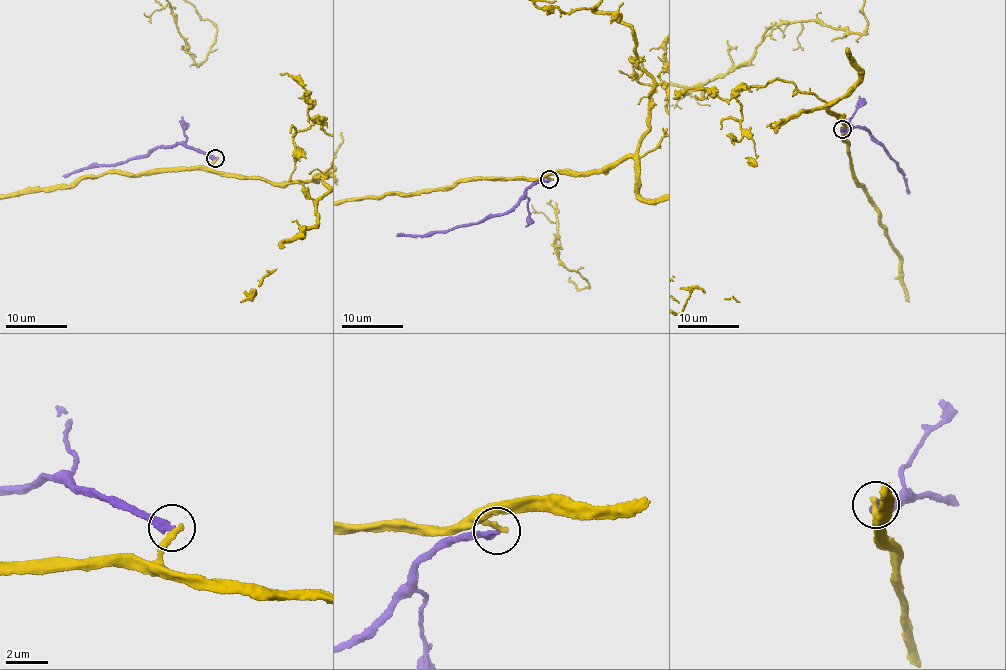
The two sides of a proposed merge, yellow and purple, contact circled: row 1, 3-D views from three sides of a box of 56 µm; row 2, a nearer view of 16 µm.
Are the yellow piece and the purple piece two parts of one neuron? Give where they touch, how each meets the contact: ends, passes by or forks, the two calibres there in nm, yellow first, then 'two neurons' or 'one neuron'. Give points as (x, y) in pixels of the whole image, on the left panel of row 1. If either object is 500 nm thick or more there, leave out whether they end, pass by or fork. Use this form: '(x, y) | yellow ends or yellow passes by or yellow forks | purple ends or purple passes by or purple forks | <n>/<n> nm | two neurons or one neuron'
(215, 158) | yellow ends | purple ends | 280/340 nm | two neurons

